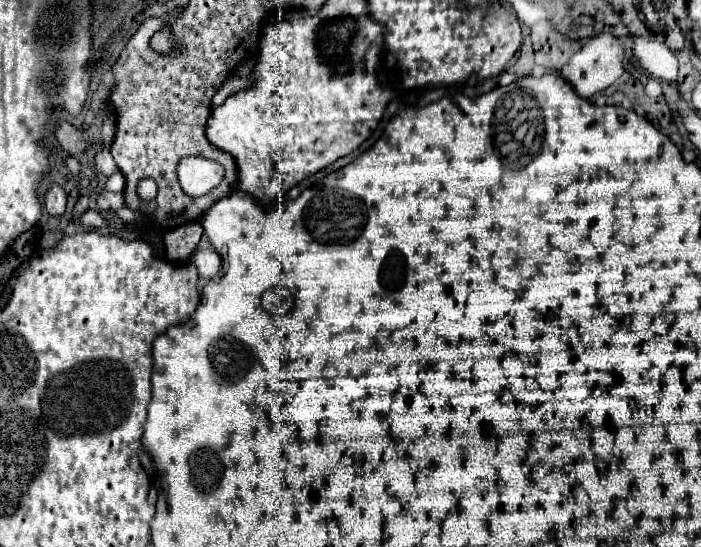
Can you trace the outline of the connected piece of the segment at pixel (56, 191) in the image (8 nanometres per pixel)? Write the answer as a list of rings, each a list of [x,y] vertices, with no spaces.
[[[52,183],[46,189],[44,205],[46,205],[46,211],[50,215],[62,215],[64,213],[64,209],[66,209],[66,193],[64,193],[64,189],[58,183]]]

